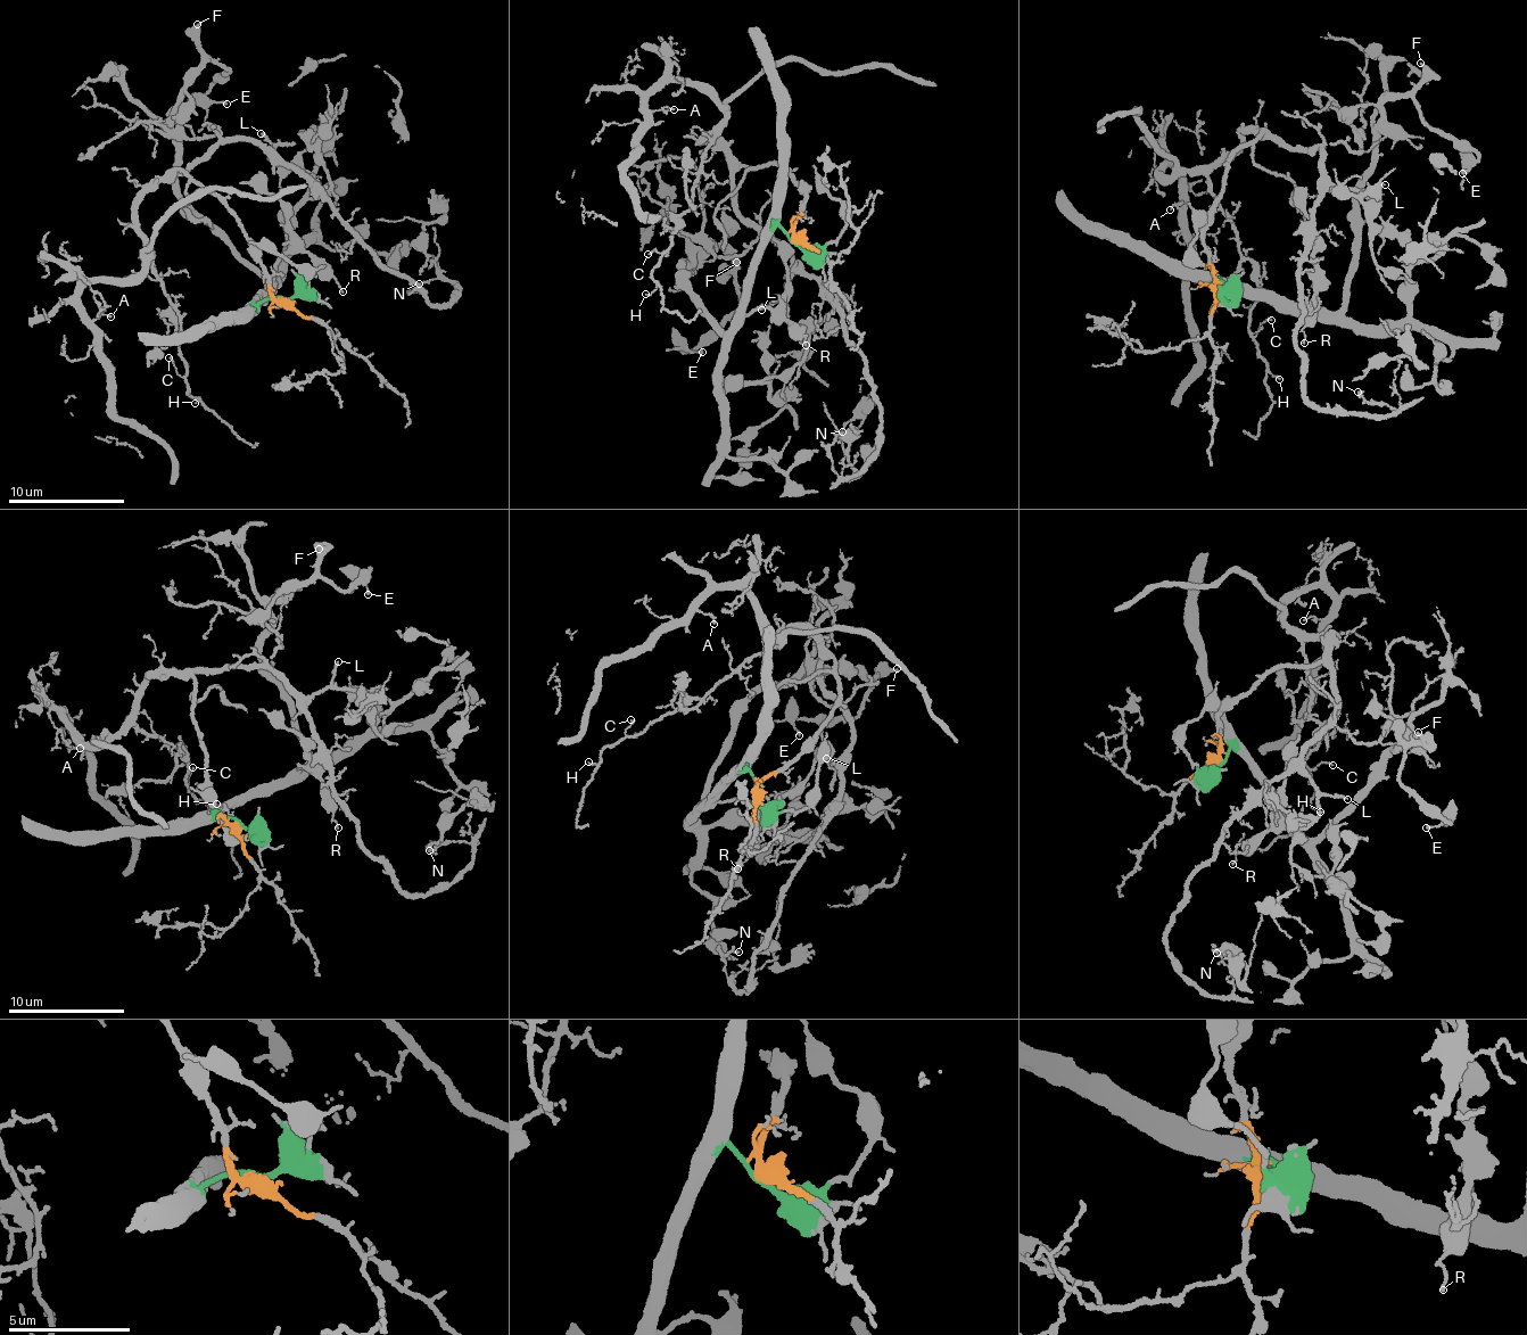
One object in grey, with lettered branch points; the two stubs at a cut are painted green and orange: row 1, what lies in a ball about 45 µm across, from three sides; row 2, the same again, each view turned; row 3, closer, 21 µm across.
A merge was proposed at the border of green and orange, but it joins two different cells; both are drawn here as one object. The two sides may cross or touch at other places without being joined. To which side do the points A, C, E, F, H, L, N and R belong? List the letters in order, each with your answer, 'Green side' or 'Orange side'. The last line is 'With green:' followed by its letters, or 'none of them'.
A: Orange side
C: Orange side
E: Green side
F: Green side
H: Orange side
L: Orange side
N: Orange side
R: Green side
With green: E, F, R

